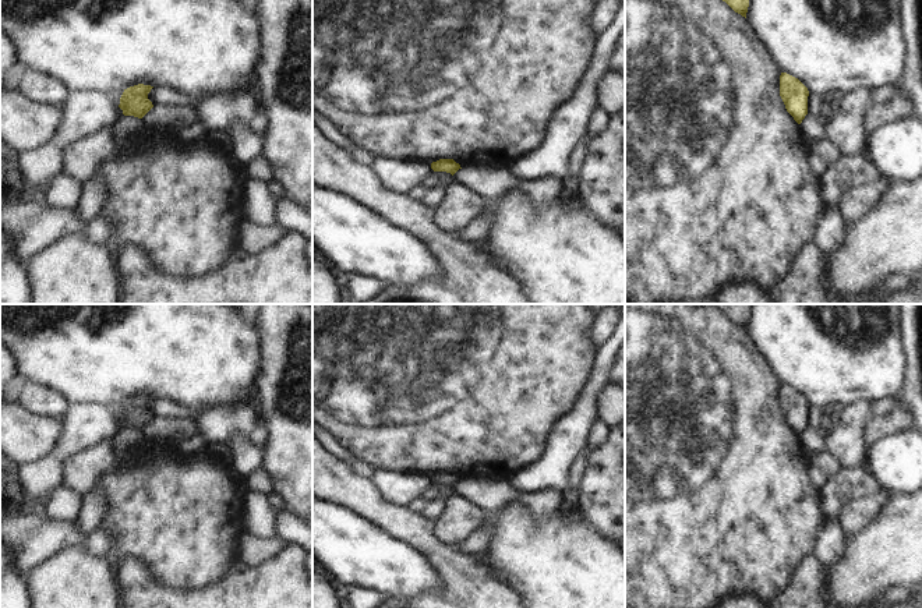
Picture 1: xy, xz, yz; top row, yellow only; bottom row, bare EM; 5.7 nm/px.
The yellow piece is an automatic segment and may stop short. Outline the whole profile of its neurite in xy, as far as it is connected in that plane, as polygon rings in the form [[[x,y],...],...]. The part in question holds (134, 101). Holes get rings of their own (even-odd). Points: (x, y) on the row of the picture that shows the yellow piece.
[[[138,84],[124,89],[119,107],[124,116],[134,116],[142,119],[152,107],[148,93],[153,86]]]

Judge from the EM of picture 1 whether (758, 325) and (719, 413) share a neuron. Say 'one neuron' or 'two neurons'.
two neurons

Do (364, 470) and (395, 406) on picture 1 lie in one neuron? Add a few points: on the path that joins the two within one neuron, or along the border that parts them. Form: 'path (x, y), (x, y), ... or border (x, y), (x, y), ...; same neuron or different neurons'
border (352, 455), (366, 459), (375, 469); different neurons

